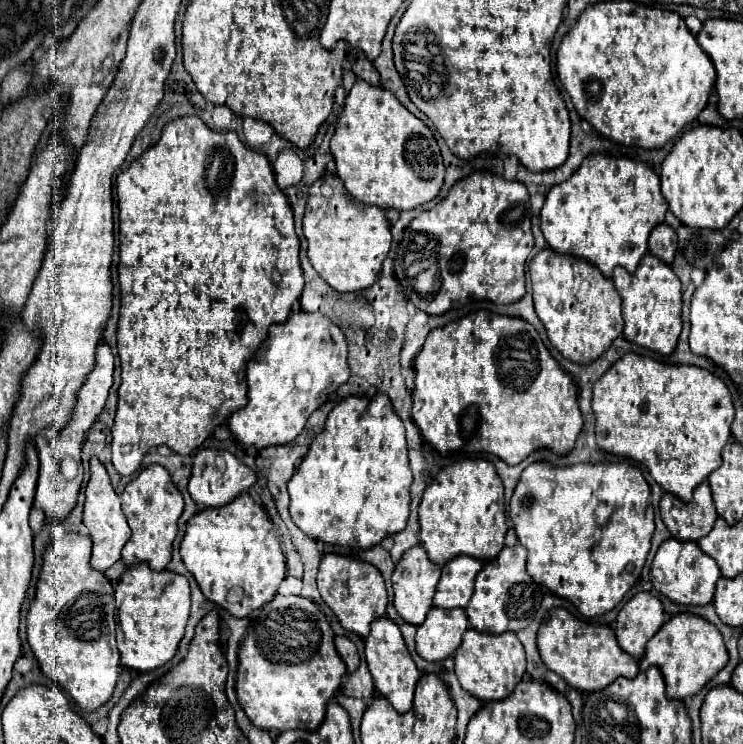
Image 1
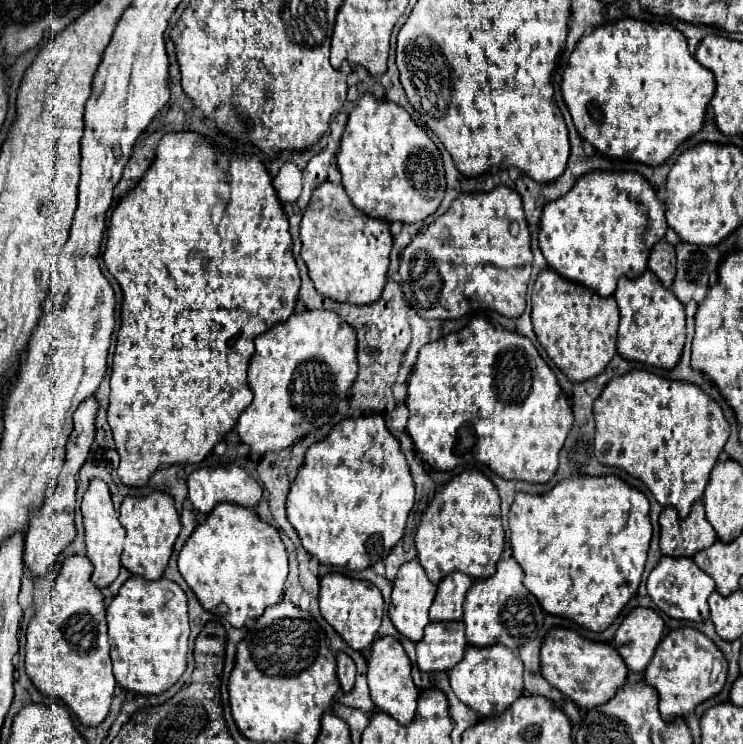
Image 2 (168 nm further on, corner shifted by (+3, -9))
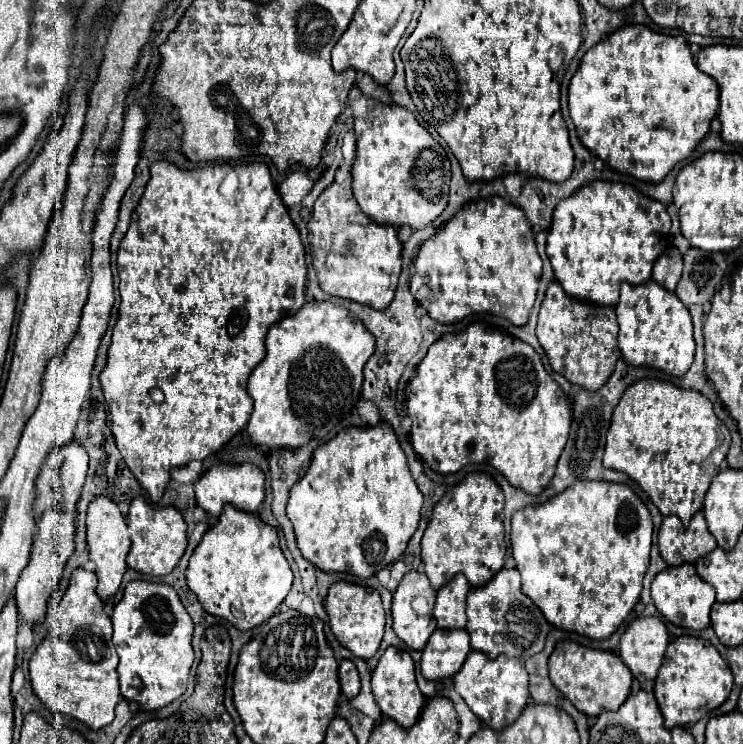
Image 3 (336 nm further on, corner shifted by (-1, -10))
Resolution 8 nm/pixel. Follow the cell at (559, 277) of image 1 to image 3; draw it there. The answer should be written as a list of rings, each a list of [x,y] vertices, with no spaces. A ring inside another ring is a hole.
[[[556,280],[550,282],[550,286],[546,290],[546,296],[542,300],[538,326],[536,326],[536,336],[538,336],[538,342],[540,342],[540,346],[544,348],[548,360],[550,360],[552,370],[562,374],[568,382],[578,384],[578,386],[582,386],[586,390],[598,390],[600,386],[604,386],[604,382],[610,378],[610,374],[614,370],[616,360],[620,358],[620,350],[618,350],[618,322],[616,322],[614,308],[612,306],[594,306],[590,302],[570,298],[562,290],[560,282],[556,282]]]

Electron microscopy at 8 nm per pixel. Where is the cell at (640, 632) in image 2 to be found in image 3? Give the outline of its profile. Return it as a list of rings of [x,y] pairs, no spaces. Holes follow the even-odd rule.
[[[658,616],[632,620],[620,638],[620,658],[640,682],[654,680],[668,646],[668,630]]]

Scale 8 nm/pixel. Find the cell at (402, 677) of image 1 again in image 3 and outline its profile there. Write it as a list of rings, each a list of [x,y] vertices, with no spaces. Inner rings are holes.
[[[390,646],[382,654],[376,670],[372,672],[372,692],[374,692],[376,704],[380,706],[382,714],[388,716],[388,718],[392,718],[400,726],[408,728],[408,726],[412,726],[418,720],[420,710],[424,706],[424,696],[422,696],[422,692],[416,686],[414,662],[412,662],[412,658],[410,658],[410,654],[406,650]]]

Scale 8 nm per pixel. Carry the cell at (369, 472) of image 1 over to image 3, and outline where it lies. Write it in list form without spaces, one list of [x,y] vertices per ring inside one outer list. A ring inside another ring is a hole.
[[[378,422],[376,426],[362,428],[350,426],[318,446],[308,472],[290,490],[286,514],[294,526],[298,548],[308,562],[324,572],[352,572],[360,578],[370,578],[396,562],[404,552],[406,542],[418,528],[420,508],[422,492],[408,470],[398,438],[390,424]]]

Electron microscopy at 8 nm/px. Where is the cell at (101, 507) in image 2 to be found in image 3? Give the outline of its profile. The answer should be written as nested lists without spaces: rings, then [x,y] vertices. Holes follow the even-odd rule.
[[[96,496],[90,504],[88,504],[88,518],[86,518],[86,526],[88,526],[88,554],[90,560],[96,564],[96,576],[98,576],[98,596],[102,600],[112,598],[122,582],[122,574],[126,572],[126,556],[130,550],[130,538],[126,532],[126,522],[116,506],[116,502],[108,496]]]

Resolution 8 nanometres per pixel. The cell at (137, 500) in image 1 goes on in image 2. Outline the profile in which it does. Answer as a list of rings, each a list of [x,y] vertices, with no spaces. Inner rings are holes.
[[[152,491],[146,497],[128,495],[120,507],[120,523],[126,529],[122,565],[130,573],[140,575],[144,579],[150,579],[150,581],[160,579],[168,561],[170,561],[174,543],[176,543],[180,529],[182,529],[174,499],[162,491]]]

